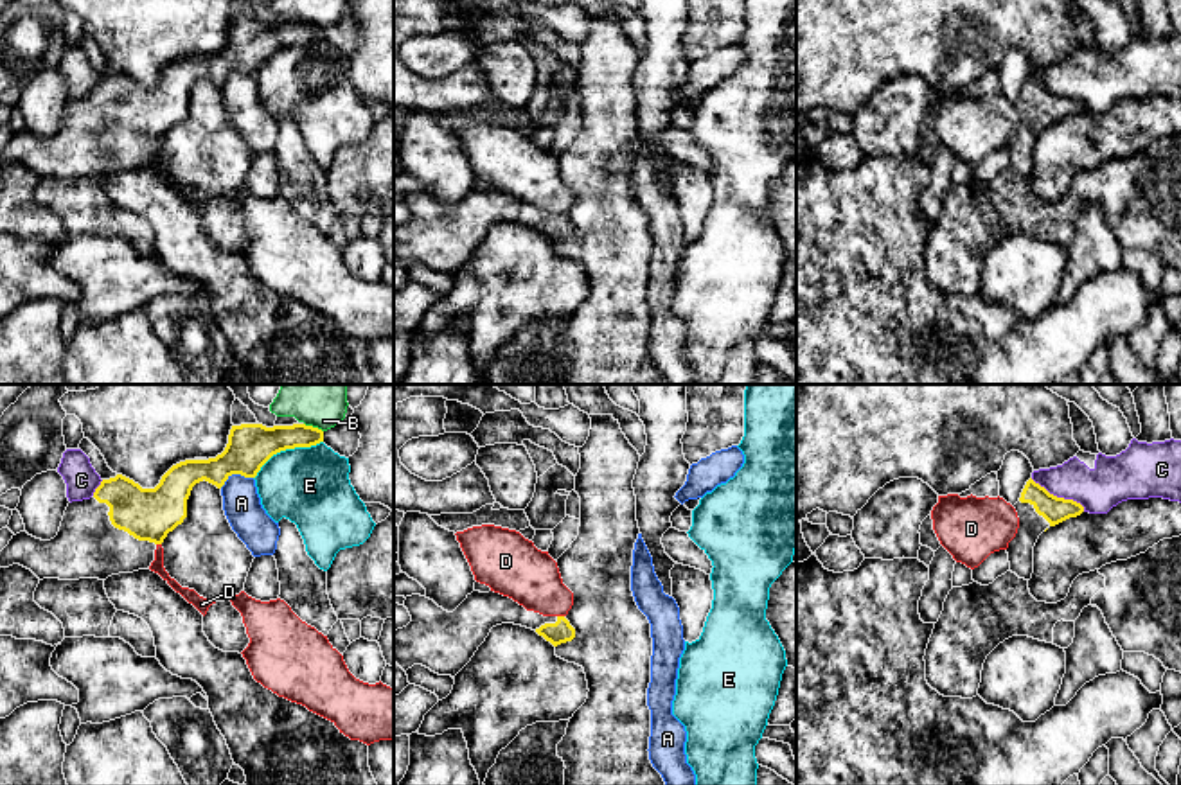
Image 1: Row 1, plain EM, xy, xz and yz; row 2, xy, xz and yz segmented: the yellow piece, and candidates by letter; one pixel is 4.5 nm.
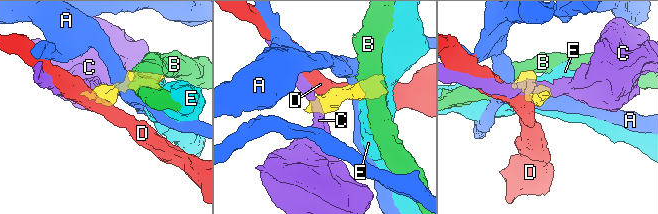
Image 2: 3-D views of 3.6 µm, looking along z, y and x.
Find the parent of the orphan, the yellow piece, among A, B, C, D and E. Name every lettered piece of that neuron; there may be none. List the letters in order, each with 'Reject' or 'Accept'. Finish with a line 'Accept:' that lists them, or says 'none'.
A: Reject
B: Reject
C: Reject
D: Reject
E: Reject
Accept: none

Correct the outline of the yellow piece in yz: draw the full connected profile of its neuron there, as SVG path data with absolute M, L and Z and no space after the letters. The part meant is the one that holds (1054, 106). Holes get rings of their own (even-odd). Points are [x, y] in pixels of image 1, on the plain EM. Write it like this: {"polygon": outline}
{"polygon": "M1030 75L1014 106L1019 115L1019 126L1007 146L1010 169L1019 176L1030 178L1034 171L1034 144L1039 133L1050 124L1080 113L1084 104L1073 97L1050 92Z"}

